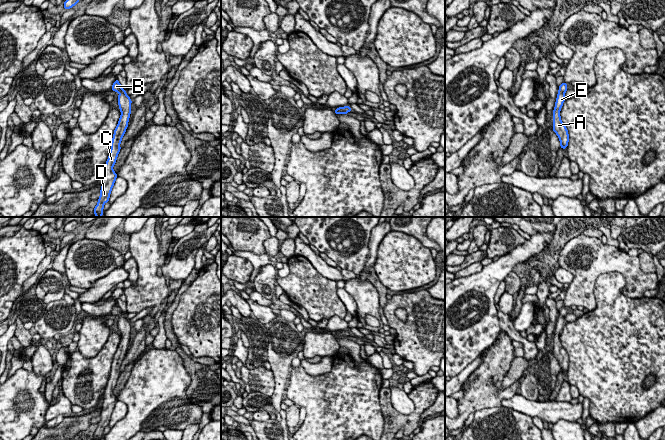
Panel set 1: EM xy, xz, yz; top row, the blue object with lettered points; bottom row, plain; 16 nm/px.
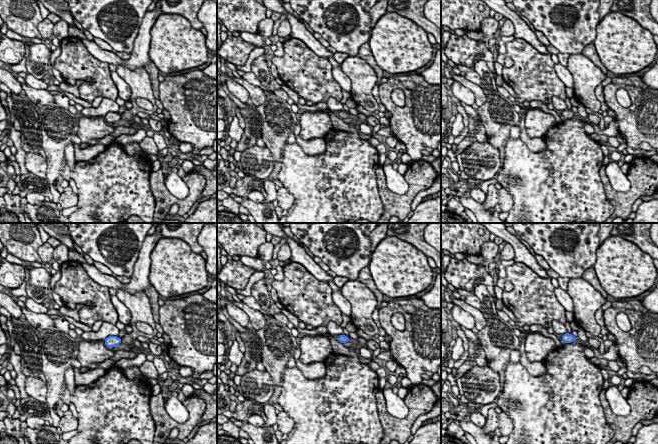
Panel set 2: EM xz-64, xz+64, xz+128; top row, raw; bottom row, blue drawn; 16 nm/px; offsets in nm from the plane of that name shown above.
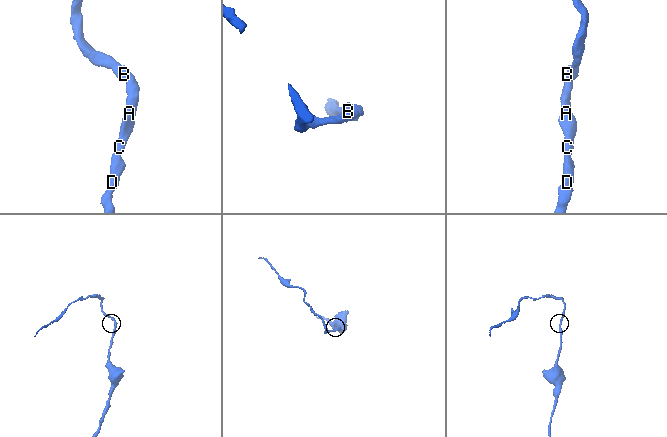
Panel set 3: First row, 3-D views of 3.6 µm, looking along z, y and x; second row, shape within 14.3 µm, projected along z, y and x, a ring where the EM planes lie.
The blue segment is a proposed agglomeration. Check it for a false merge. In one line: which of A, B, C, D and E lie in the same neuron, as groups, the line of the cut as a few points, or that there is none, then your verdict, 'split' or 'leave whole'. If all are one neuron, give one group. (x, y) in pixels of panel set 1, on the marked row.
groups A B C D E; cut none; leave whole

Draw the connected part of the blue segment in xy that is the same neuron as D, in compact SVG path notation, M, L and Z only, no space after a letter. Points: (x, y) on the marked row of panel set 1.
M118 79L115 80L111 87L112 91L118 92L118 105L121 111L121 116L118 121L117 127L114 130L111 150L107 159L107 162L103 171L102 187L100 190L100 197L98 203L94 208L94 215L102 217L104 204L109 201L111 190L117 178L117 174L113 170L113 166L116 163L117 156L120 152L120 143L128 127L128 121L131 113L131 99L126 94L126 91L122 88Z

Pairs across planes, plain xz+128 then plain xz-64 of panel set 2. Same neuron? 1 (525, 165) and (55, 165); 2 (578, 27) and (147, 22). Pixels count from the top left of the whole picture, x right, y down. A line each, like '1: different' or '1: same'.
1: different
2: different

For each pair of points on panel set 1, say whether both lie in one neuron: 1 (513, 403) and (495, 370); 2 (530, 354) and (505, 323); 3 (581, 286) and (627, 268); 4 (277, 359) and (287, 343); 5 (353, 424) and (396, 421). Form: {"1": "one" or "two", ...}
{"1": "two", "2": "one", "3": "one", "4": "one", "5": "two"}

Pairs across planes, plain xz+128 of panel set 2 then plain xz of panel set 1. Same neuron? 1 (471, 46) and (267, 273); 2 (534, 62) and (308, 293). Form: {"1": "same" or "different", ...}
{"1": "different", "2": "same"}

